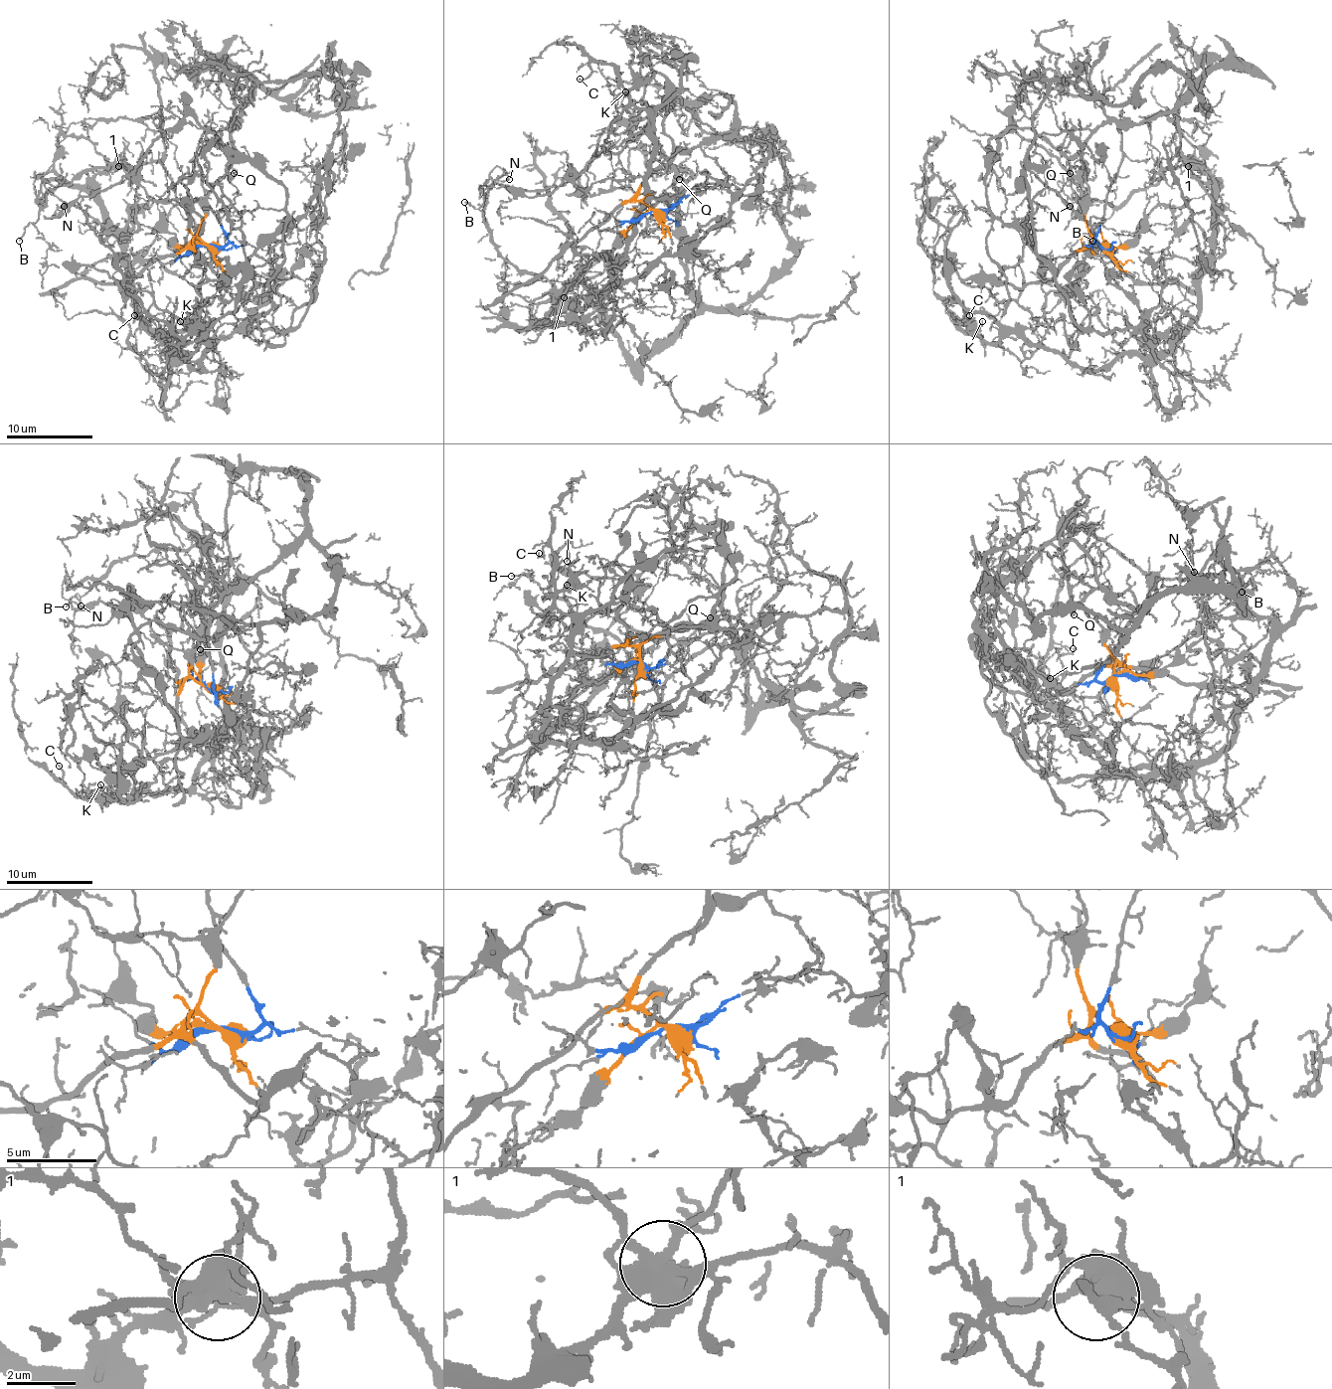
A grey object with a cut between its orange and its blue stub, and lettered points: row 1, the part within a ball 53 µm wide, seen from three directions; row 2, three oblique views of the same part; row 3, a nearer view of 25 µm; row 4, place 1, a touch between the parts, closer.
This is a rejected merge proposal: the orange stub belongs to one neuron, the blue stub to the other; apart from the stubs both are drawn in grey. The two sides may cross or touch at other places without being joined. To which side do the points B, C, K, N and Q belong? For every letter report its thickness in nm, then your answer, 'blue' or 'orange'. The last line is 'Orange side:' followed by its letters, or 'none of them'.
B: 120 nm thick; blue
C: 130 nm thick; orange
K: 130 nm thick; orange
N: 150 nm thick; blue
Q: 150 nm thick; blue
Orange side: C, K

